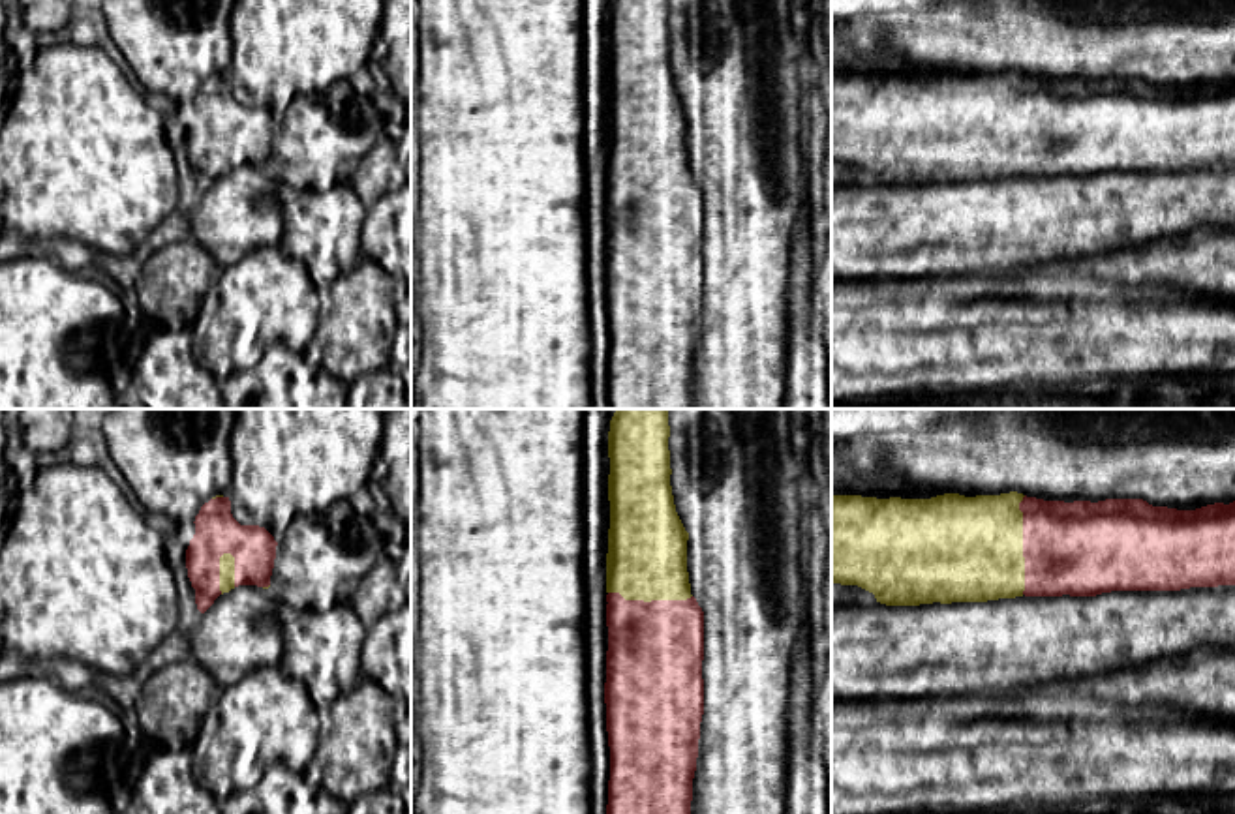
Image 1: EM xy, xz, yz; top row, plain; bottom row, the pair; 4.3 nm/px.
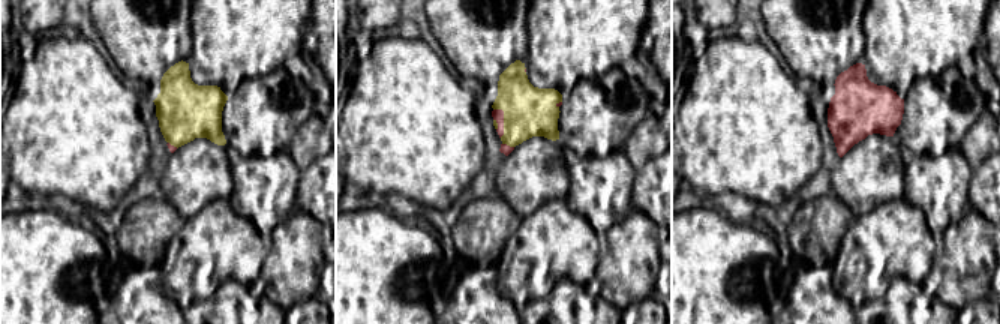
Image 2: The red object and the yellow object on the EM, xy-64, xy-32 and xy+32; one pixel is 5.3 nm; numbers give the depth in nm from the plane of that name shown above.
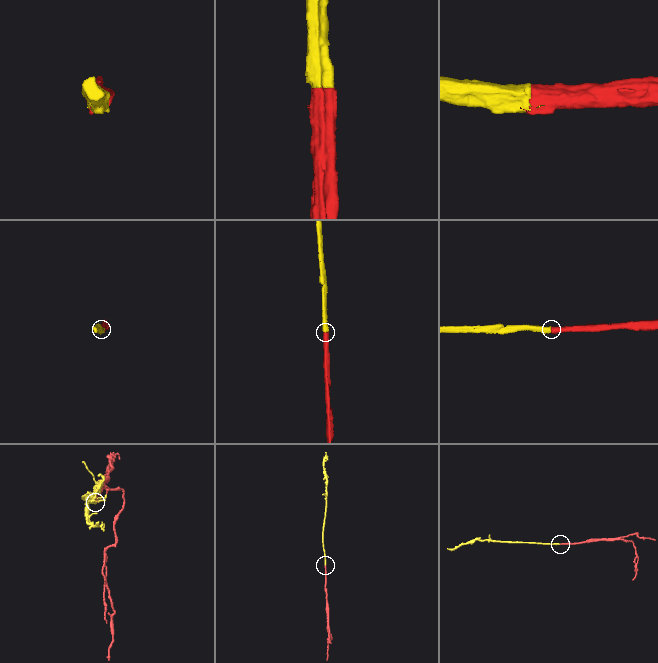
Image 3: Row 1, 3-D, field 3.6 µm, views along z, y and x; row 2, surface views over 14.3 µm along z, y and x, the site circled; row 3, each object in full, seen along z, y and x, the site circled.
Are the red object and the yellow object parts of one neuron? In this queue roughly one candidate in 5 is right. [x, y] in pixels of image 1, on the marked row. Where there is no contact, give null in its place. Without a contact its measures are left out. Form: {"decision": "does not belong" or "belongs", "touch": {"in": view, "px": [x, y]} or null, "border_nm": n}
{"decision": "belongs", "touch": {"in": "yz", "px": [1023, 544]}, "border_nm": 420}

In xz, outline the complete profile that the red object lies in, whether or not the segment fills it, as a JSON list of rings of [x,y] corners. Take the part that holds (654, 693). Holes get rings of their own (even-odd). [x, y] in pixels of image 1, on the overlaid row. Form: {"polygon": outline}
{"polygon": [[[618,409],[608,431],[606,814],[691,814],[704,715],[704,611],[691,595],[687,540],[670,486],[668,409]]]}

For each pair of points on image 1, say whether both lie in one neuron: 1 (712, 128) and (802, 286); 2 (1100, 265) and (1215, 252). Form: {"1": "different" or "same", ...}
{"1": "different", "2": "same"}

